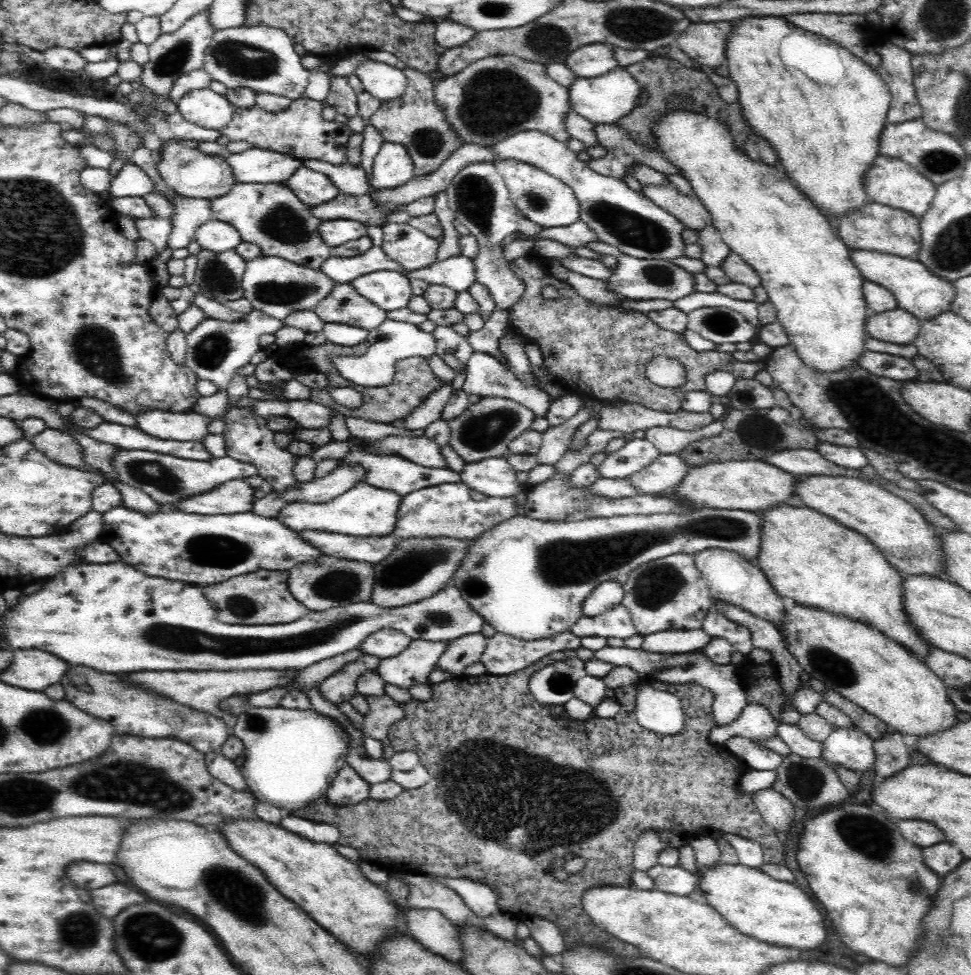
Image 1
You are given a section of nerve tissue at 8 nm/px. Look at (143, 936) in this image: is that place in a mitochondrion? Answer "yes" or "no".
yes

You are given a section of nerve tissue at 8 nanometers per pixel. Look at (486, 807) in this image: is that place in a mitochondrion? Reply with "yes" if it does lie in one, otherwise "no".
yes

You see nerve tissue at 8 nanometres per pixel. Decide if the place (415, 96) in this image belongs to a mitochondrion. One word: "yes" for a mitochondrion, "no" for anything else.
no

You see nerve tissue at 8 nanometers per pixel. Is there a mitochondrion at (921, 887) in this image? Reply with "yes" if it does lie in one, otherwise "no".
yes

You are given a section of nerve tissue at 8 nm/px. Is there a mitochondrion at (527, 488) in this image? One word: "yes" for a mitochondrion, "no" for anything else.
no

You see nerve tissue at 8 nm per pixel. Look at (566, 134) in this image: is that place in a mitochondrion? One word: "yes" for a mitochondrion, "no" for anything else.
no

